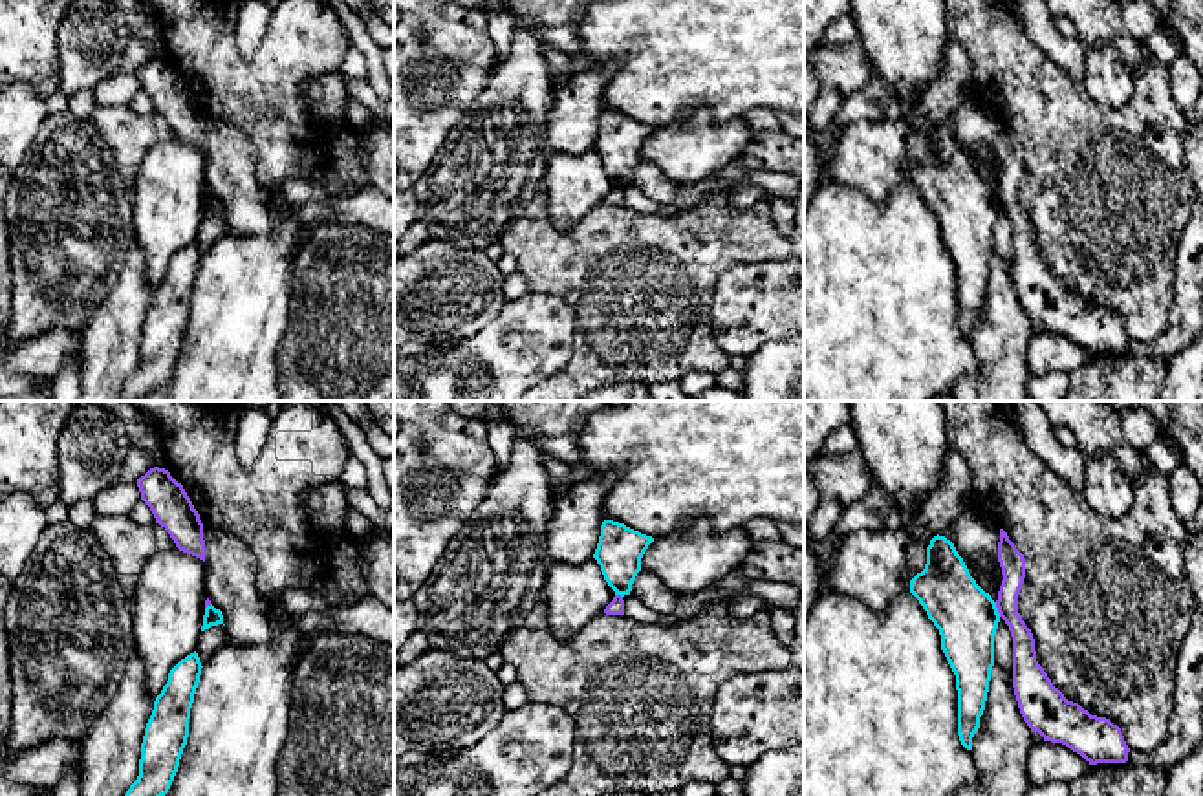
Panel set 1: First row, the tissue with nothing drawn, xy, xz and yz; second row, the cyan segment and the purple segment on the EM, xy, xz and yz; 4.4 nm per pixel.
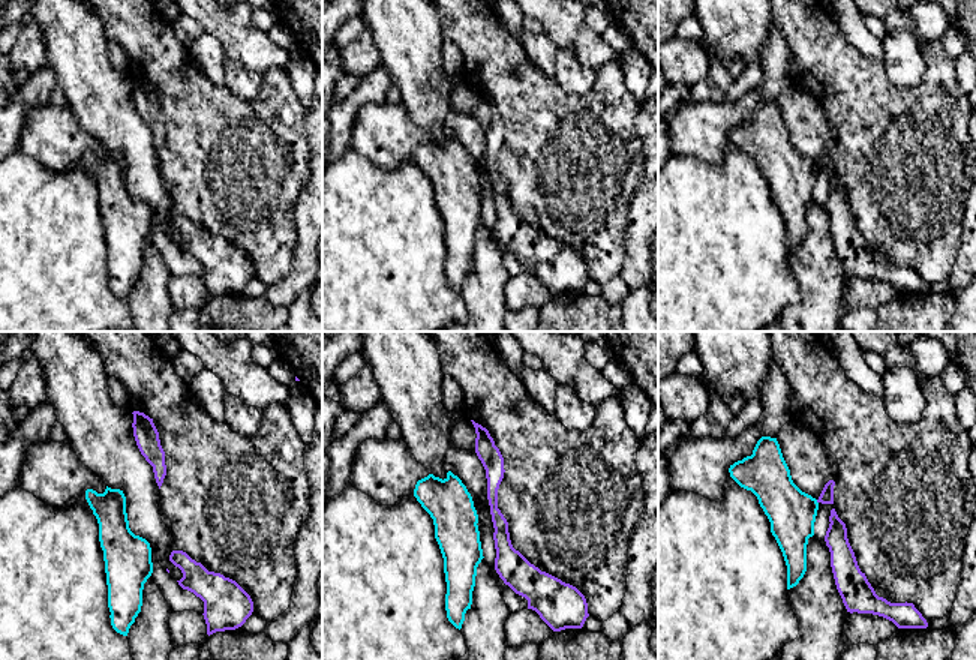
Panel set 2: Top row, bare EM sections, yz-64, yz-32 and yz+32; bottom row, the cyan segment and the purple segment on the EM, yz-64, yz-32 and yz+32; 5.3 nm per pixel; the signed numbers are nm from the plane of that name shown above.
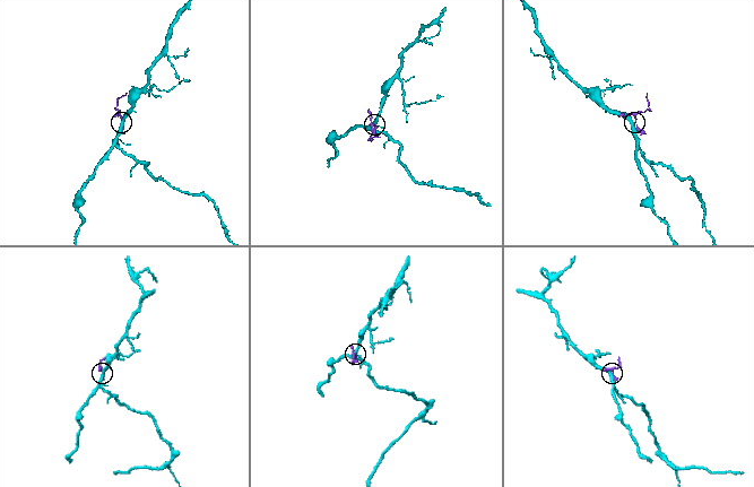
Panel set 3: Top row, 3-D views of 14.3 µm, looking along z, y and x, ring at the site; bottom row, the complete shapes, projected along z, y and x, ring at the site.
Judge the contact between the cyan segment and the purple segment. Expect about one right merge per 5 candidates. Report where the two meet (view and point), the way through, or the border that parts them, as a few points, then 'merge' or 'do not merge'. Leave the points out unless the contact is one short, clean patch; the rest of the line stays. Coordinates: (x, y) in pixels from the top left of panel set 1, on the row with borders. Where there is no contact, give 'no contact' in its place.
yz (997, 610) | along yz (995, 602), (1000, 615) | do not merge

